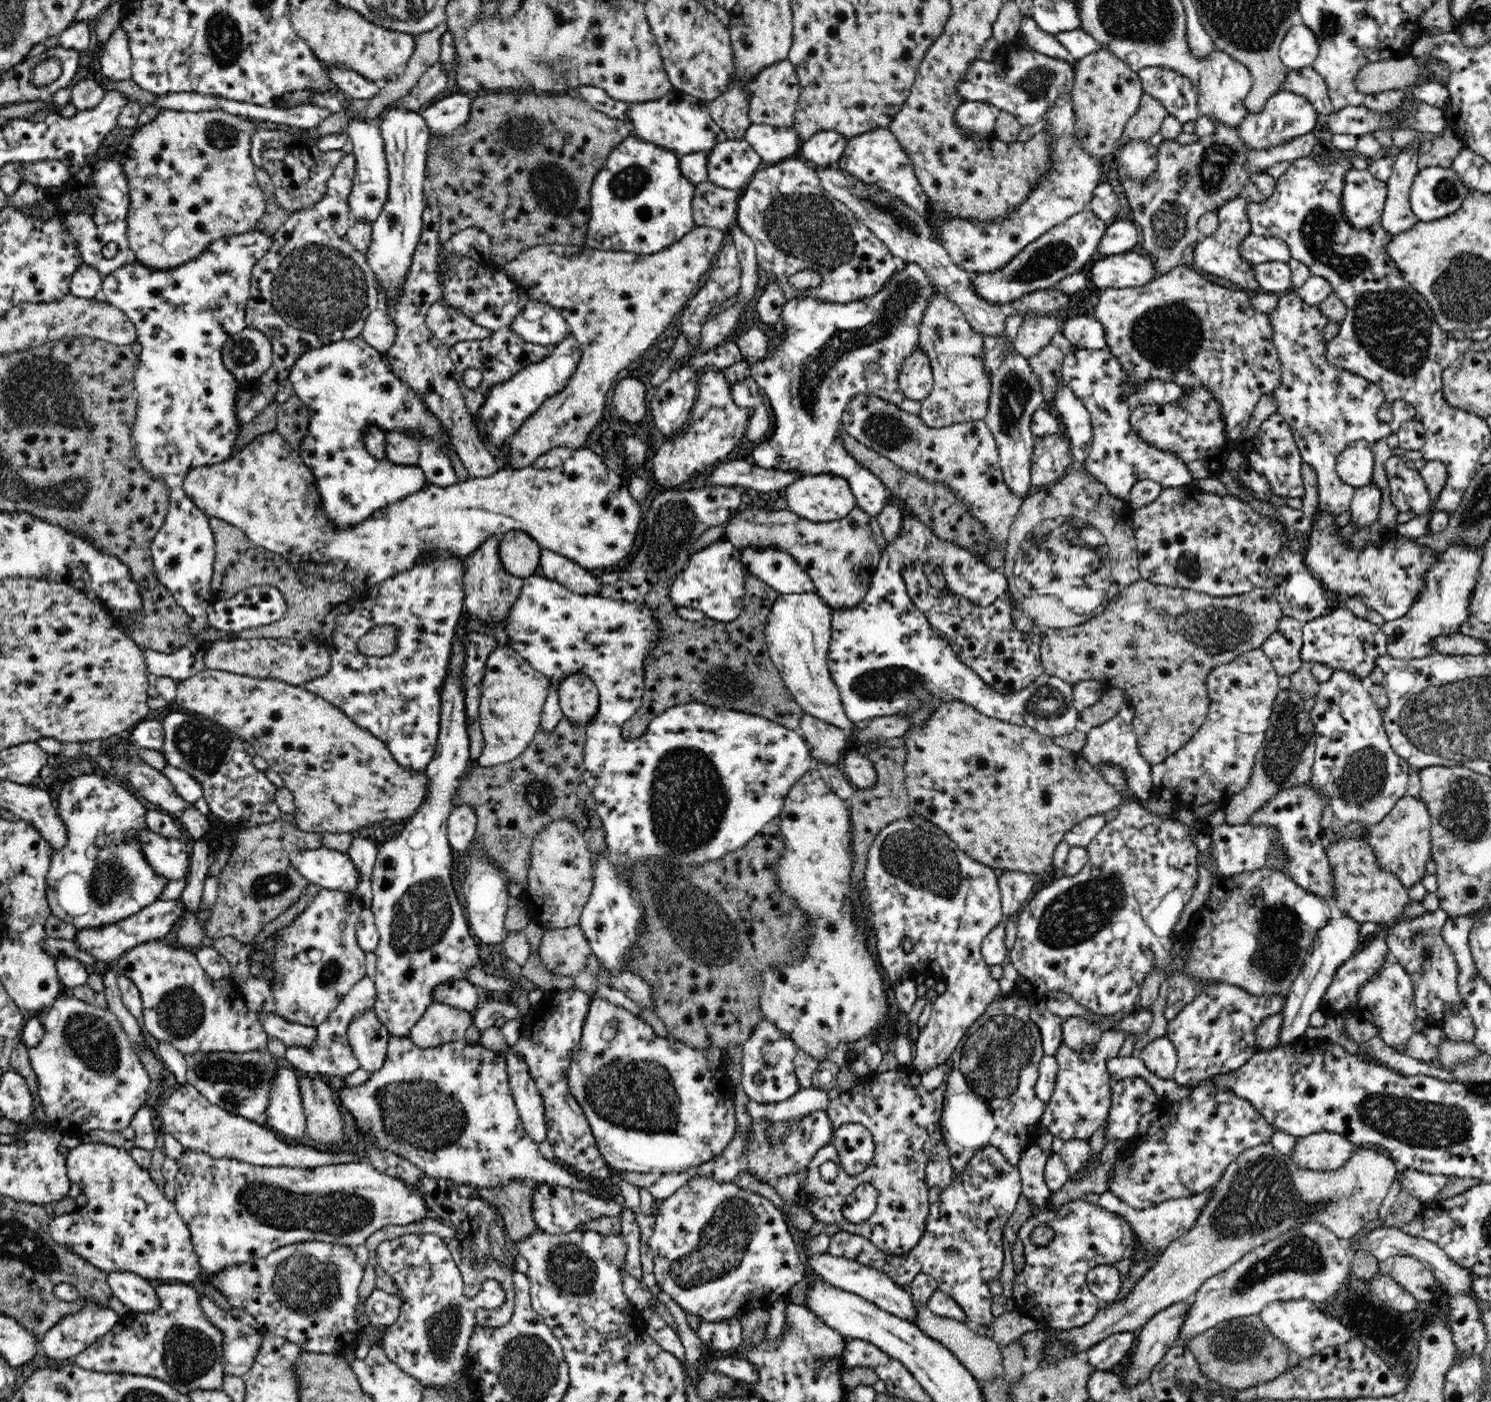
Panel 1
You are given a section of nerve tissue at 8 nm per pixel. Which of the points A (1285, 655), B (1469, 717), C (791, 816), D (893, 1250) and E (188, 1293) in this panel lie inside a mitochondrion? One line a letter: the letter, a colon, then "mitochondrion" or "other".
A: other
B: mitochondrion
C: other
D: other
E: other

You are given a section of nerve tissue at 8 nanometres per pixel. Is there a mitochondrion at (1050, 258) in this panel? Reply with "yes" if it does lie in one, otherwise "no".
yes

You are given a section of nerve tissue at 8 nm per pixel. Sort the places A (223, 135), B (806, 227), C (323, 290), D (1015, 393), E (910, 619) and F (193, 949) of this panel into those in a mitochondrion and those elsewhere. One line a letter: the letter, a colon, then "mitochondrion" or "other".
A: mitochondrion
B: mitochondrion
C: mitochondrion
D: mitochondrion
E: other
F: other

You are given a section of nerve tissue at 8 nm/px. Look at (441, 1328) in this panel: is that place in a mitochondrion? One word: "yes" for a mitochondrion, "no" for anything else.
yes

